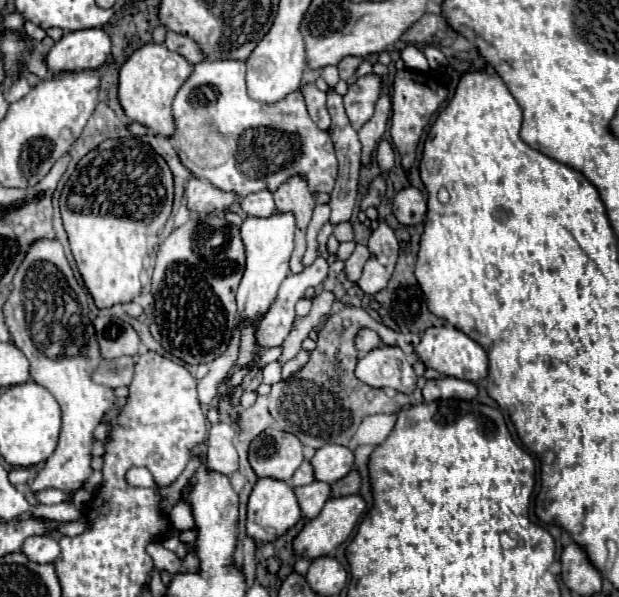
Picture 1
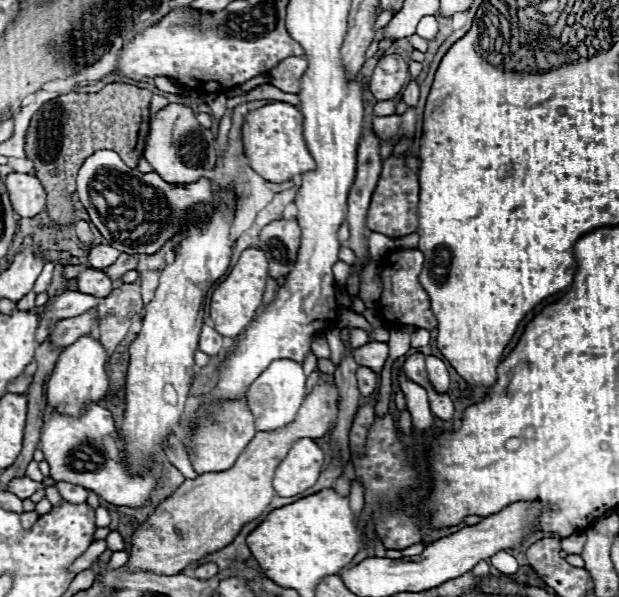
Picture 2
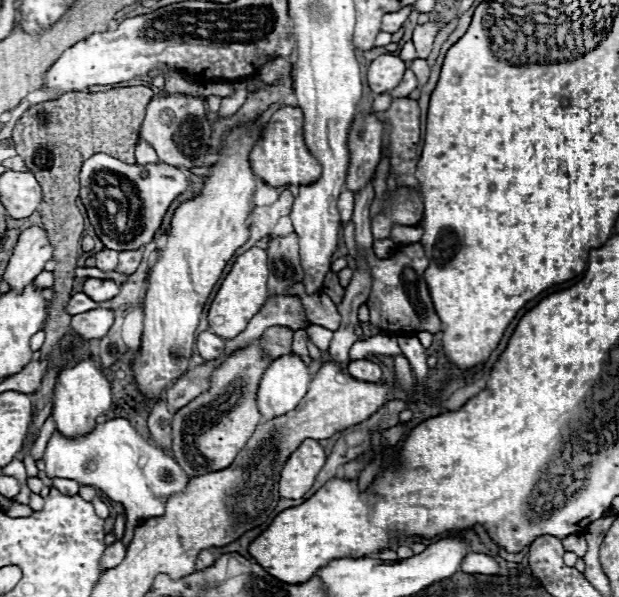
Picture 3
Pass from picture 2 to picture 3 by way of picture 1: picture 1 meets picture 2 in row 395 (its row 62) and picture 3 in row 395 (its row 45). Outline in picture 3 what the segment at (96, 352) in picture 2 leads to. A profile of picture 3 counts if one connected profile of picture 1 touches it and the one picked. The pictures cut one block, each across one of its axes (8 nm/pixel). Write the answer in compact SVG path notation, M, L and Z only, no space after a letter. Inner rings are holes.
M92 358L80 360L74 368L66 368L58 376L58 384L54 390L54 410L52 416L56 420L58 432L62 436L86 436L86 432L92 432L98 420L110 410L112 398L110 398L110 384L106 376L98 370Z

